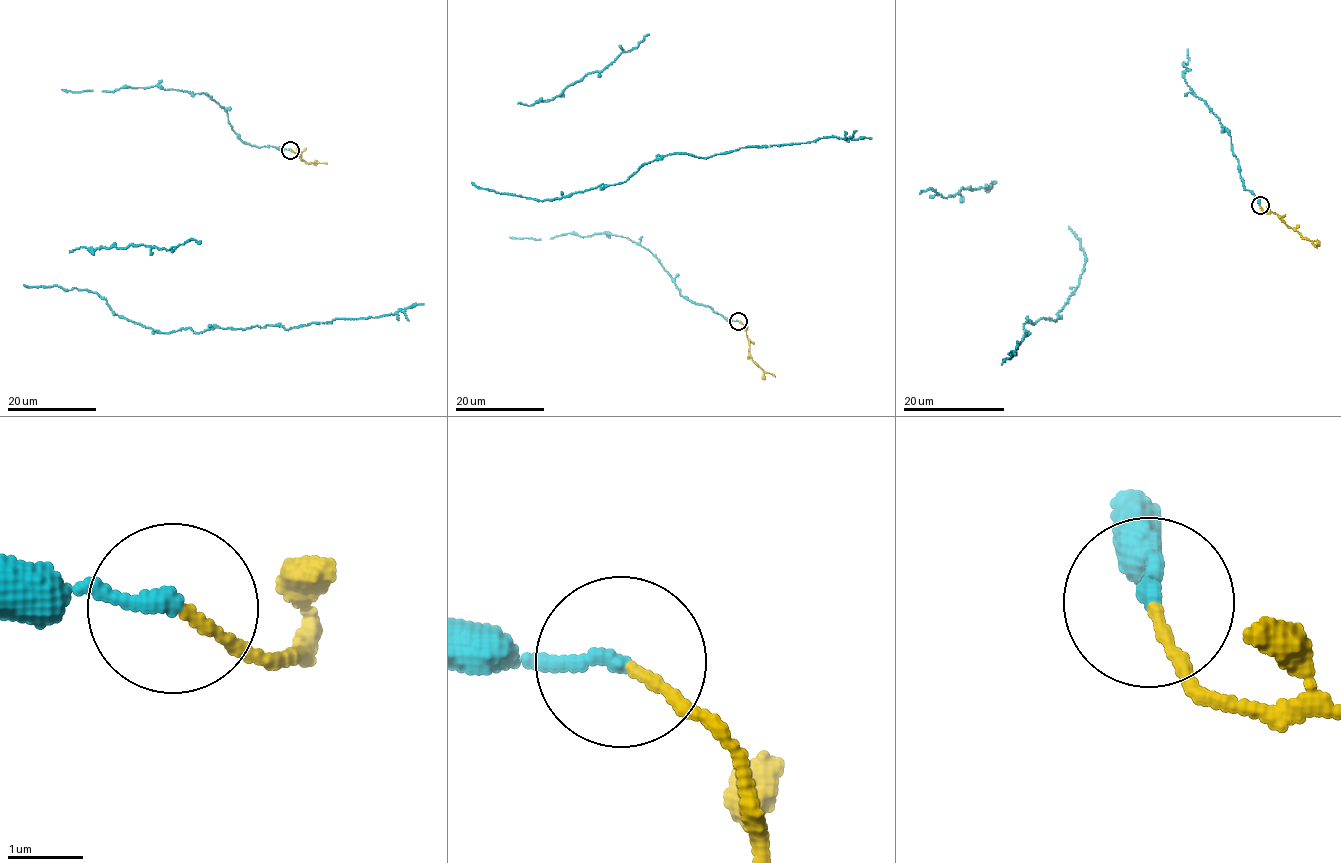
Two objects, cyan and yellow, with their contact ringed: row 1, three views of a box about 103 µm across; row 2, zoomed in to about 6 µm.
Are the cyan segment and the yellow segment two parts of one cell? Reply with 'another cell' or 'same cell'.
another cell

